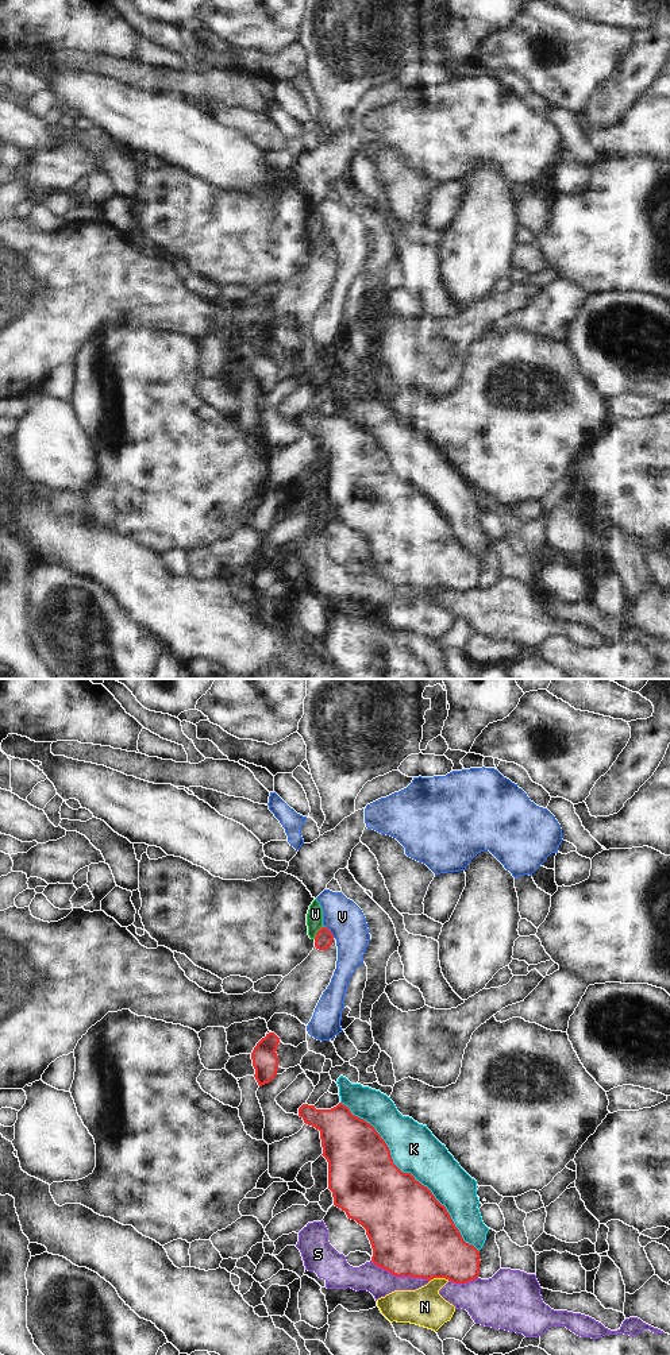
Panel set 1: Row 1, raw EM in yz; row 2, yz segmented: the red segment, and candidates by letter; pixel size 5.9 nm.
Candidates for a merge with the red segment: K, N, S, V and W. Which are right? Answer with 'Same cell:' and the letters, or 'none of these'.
Same cell: none of these

